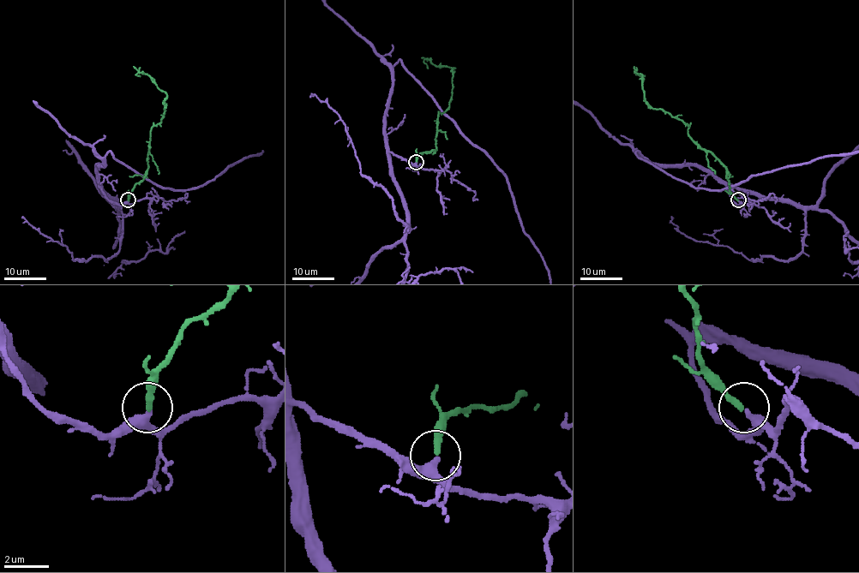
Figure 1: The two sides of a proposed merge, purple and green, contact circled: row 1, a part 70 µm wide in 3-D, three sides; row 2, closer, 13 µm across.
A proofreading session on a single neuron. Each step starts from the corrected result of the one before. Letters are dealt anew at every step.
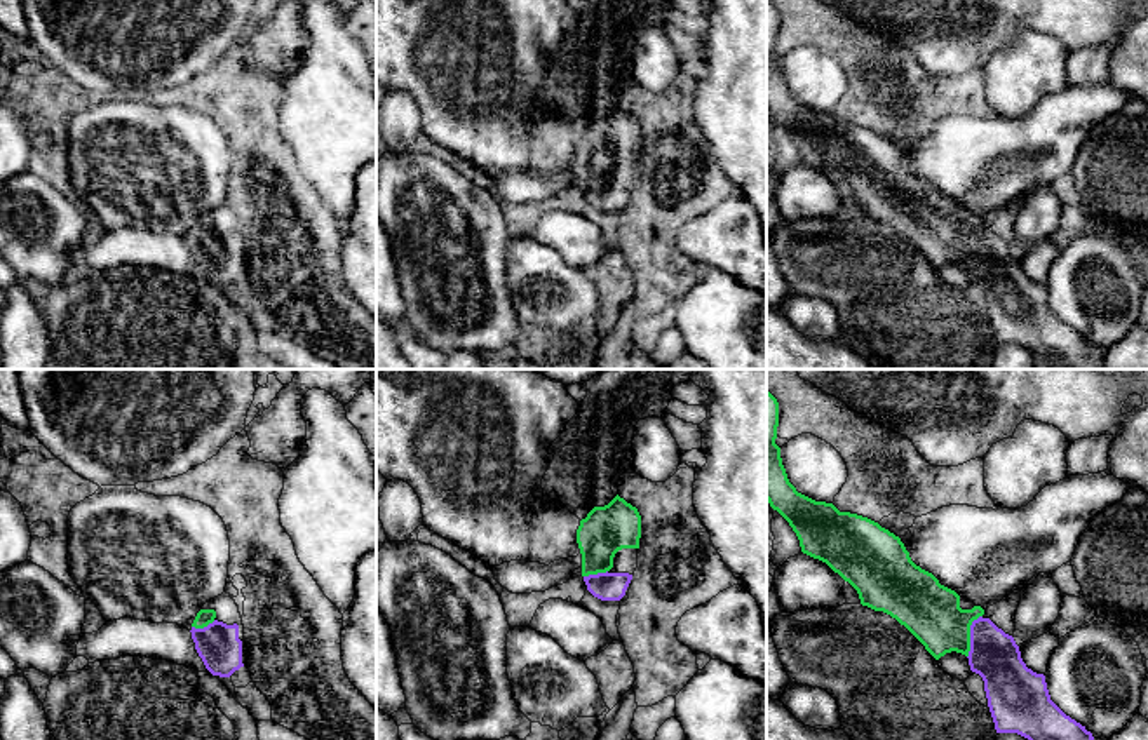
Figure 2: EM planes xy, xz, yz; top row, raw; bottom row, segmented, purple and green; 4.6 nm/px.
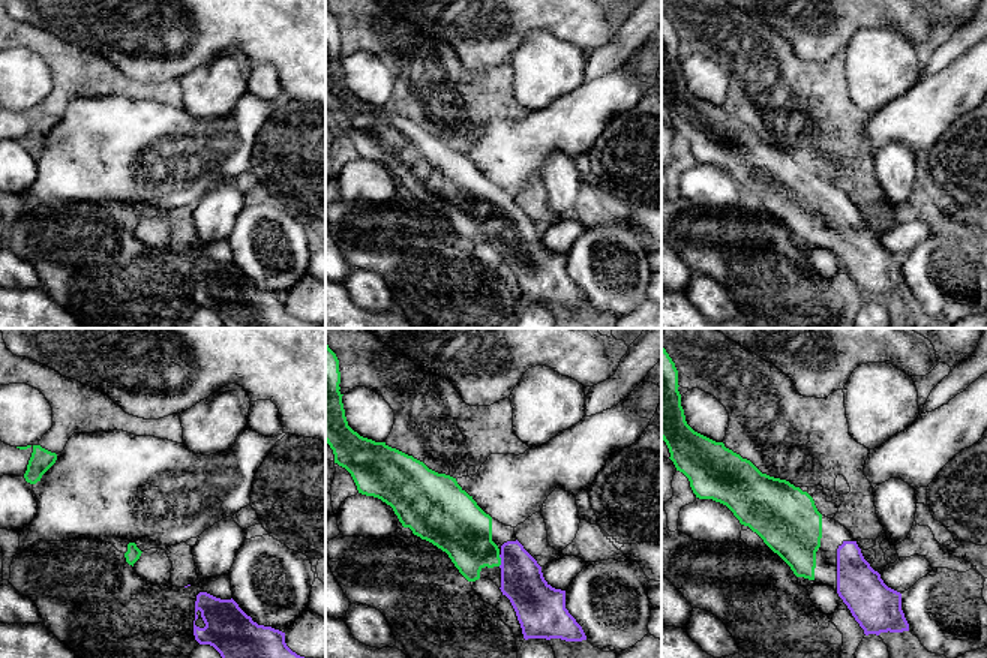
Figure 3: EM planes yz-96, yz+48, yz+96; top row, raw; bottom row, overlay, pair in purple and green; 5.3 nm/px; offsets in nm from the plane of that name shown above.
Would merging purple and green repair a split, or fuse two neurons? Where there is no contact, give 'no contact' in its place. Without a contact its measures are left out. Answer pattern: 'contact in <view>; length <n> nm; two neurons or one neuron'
contact in yz; length 220 nm; one neuron

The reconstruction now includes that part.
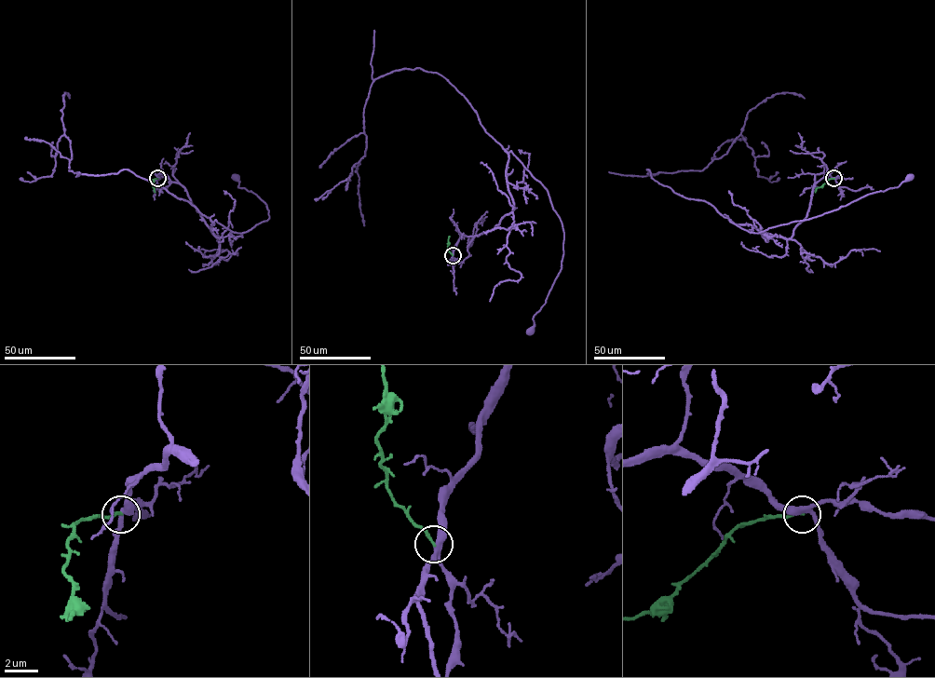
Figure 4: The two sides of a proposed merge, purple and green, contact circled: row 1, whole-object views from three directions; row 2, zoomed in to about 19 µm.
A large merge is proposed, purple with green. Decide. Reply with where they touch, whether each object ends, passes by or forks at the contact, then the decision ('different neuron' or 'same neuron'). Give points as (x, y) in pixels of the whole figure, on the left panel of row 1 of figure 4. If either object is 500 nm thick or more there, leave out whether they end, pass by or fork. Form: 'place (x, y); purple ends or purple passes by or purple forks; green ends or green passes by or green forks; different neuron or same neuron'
place (157, 178); purple forks; green ends; different neuron

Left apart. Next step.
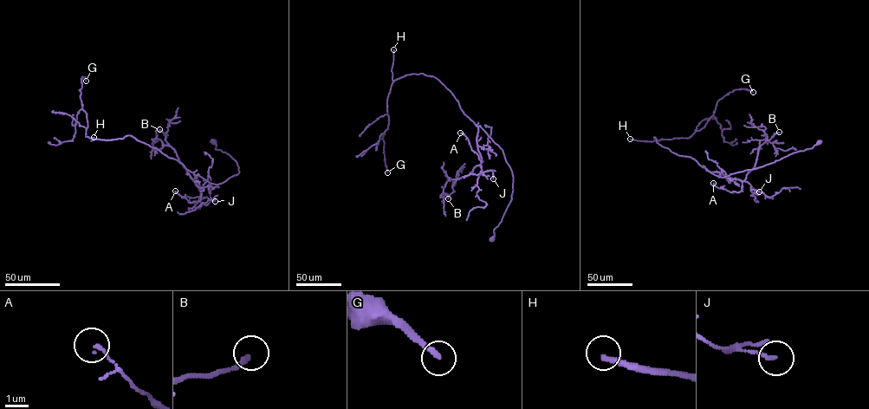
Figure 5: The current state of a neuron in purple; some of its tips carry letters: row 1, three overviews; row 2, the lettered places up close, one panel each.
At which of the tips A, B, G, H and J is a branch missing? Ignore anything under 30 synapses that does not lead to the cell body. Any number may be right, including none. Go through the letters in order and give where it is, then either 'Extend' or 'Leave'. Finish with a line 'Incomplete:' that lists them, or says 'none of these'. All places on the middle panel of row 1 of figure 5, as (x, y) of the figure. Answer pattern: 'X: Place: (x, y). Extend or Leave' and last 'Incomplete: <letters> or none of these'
A: Place: (460, 133). Leave
B: Place: (448, 198). Leave
G: Place: (387, 172). Leave
H: Place: (393, 49). Extend
J: Place: (493, 178). Leave
Incomplete: H

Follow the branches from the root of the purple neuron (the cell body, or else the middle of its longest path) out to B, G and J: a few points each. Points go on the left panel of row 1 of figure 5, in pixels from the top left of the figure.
B: (213, 140), (215, 149), (236, 162), (239, 172), (219, 184), (198, 173), (195, 182), (199, 188), (159, 129)
G: (213, 140), (238, 166), (237, 174), (219, 184), (131, 135), (86, 136), (80, 97), (82, 76), (86, 81)
J: (213, 140), (215, 149), (235, 160), (239, 171), (219, 184), (198, 173), (195, 178), (199, 200), (215, 201)

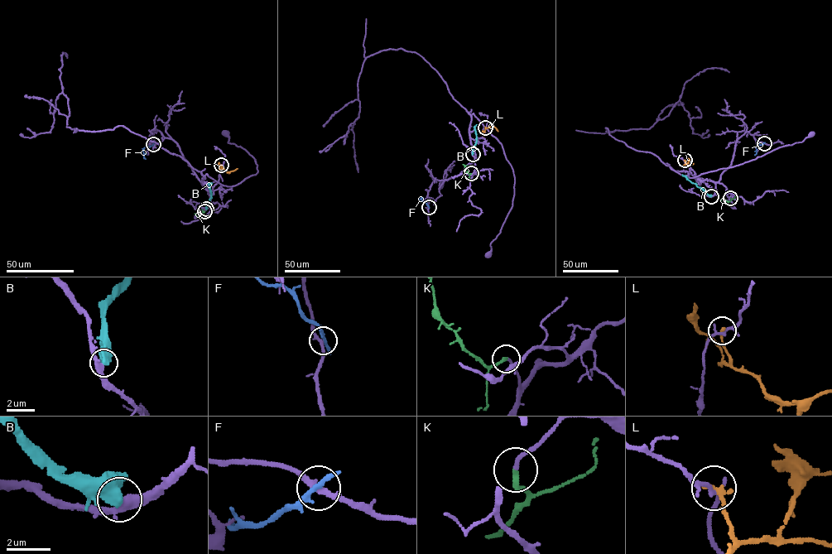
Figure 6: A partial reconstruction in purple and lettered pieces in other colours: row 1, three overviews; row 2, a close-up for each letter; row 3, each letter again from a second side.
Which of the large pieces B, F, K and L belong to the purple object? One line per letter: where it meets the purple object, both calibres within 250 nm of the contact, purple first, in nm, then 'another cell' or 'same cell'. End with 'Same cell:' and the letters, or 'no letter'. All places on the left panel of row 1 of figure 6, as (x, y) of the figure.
B: (206, 209) | 360/550 nm | another cell
F: (153, 144) | 240/300 nm | another cell
K: (204, 211) | 140/190 nm | same cell
L: (221, 165) | 200/260 nm | another cell
Same cell: K

